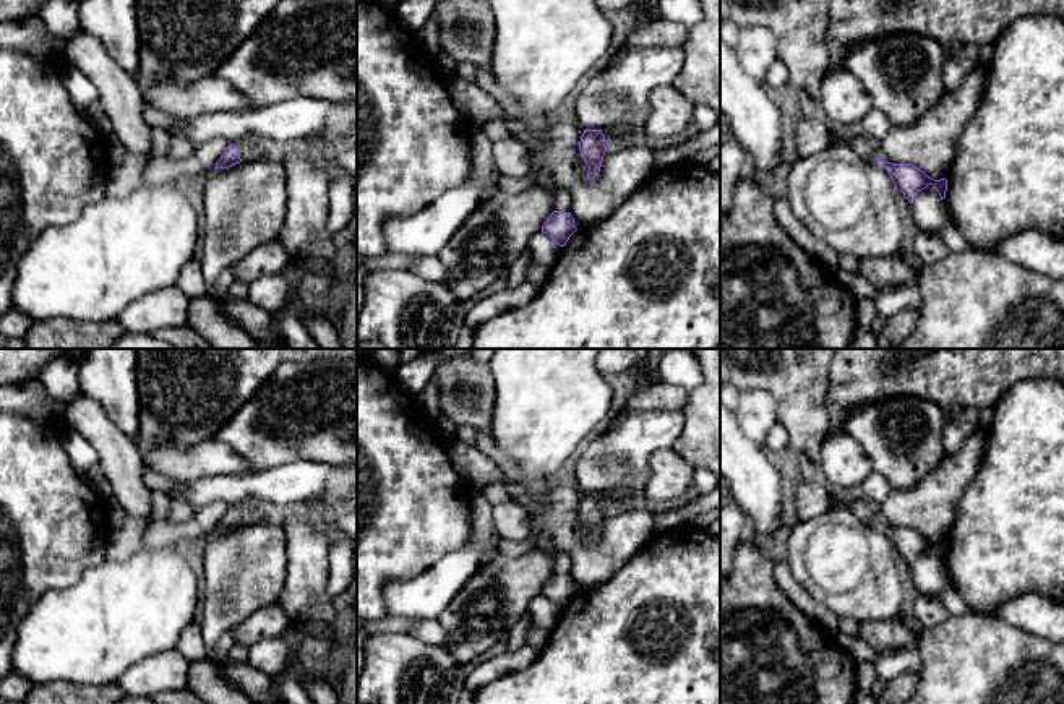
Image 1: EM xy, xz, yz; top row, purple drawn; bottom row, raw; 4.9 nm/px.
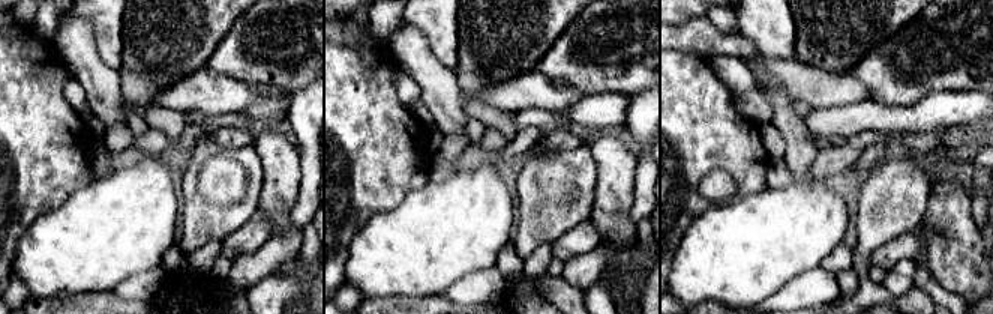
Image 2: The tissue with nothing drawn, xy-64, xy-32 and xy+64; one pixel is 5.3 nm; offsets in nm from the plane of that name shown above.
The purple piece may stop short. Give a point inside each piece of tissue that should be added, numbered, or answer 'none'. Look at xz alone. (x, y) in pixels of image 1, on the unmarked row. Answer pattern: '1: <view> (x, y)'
1: xz (612, 497)

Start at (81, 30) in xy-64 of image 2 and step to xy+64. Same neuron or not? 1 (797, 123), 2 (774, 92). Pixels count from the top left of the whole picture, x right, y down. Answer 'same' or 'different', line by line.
1: same
2: same

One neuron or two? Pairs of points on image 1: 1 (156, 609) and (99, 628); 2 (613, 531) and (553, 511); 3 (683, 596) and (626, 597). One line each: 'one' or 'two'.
1: one
2: one
3: one

